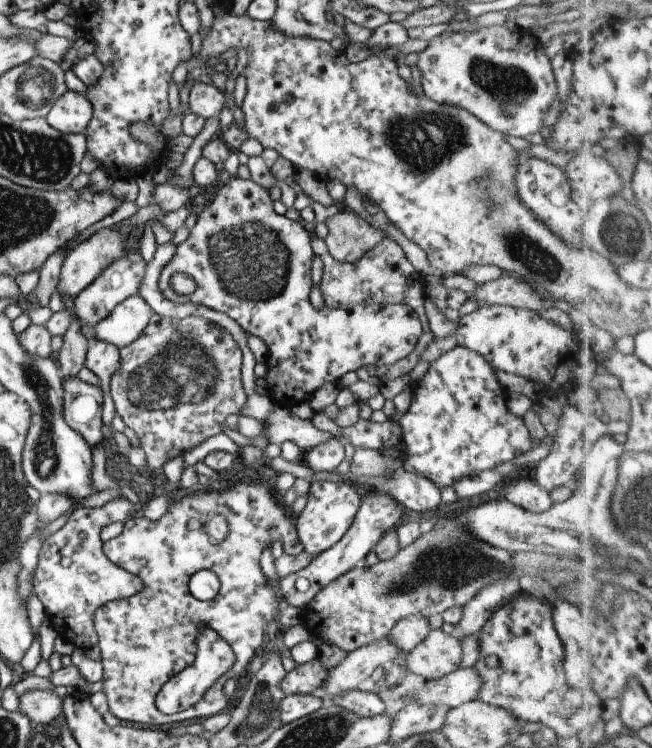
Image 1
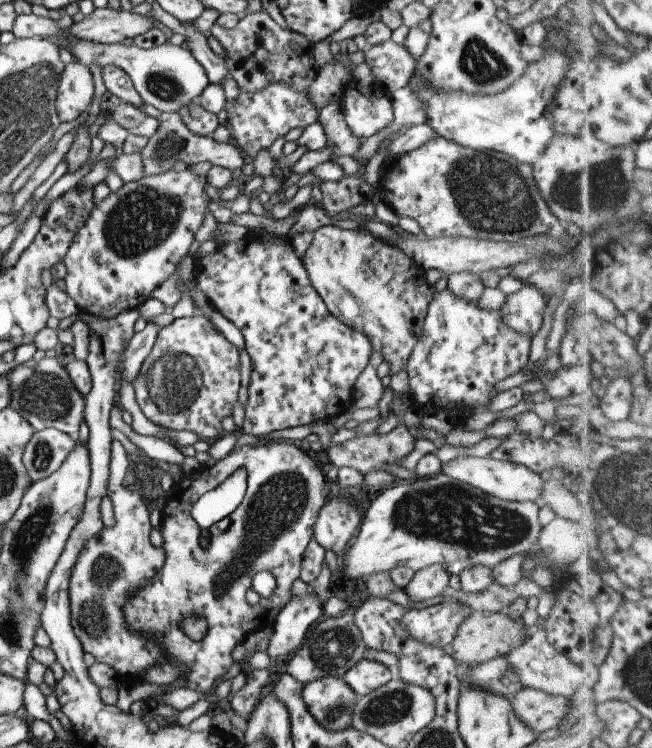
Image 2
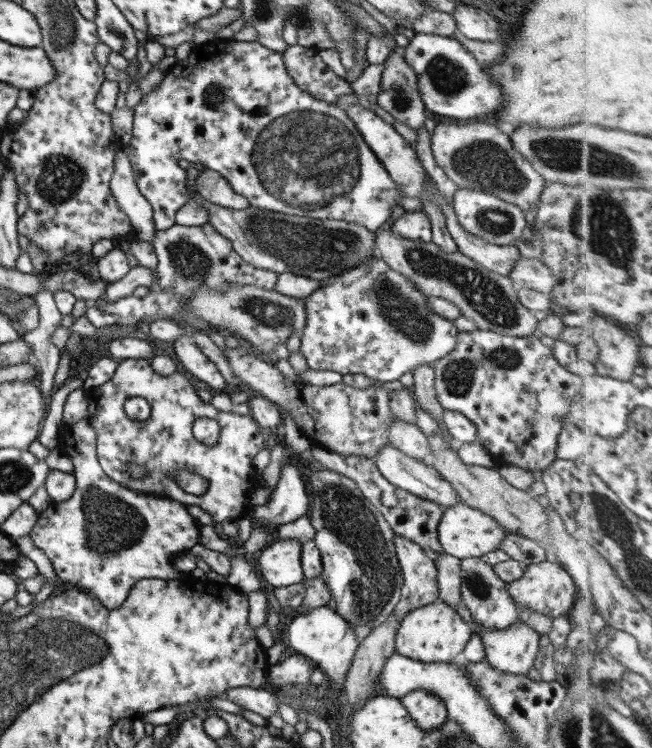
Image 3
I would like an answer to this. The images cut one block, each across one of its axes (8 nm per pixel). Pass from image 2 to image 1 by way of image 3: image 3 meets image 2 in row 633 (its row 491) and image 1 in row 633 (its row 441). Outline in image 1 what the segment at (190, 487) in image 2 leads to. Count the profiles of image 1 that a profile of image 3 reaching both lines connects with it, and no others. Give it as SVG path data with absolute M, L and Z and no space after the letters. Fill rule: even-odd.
M223 483L222 491L208 490L206 494L192 494L179 502L169 506L169 510L158 520L147 520L142 514L133 516L124 524L124 531L117 538L103 544L103 550L110 562L123 570L138 576L143 583L142 591L128 599L111 601L97 609L94 614L94 629L98 633L98 645L102 651L103 665L102 686L109 707L118 720L146 724L146 726L164 727L186 720L193 723L204 720L216 714L227 711L231 706L230 698L224 693L224 685L230 678L238 680L248 670L251 660L260 653L264 640L264 631L273 629L276 622L279 601L282 598L280 590L275 594L268 585L266 576L260 568L260 557L264 548L278 540L283 550L289 553L302 553L294 517L284 508L280 498L276 497L271 488L255 483L236 483L226 487ZM190 520L200 520L201 523L210 520L226 522L226 538L216 542L208 536L204 526L202 528L188 528ZM203 569L214 572L219 581L218 594L213 600L200 601L194 598L189 590L190 578ZM204 622L232 648L235 662L204 694L204 697L188 711L176 715L164 715L155 706L155 699L162 686L176 674L183 672L195 662L197 654L197 625Z

